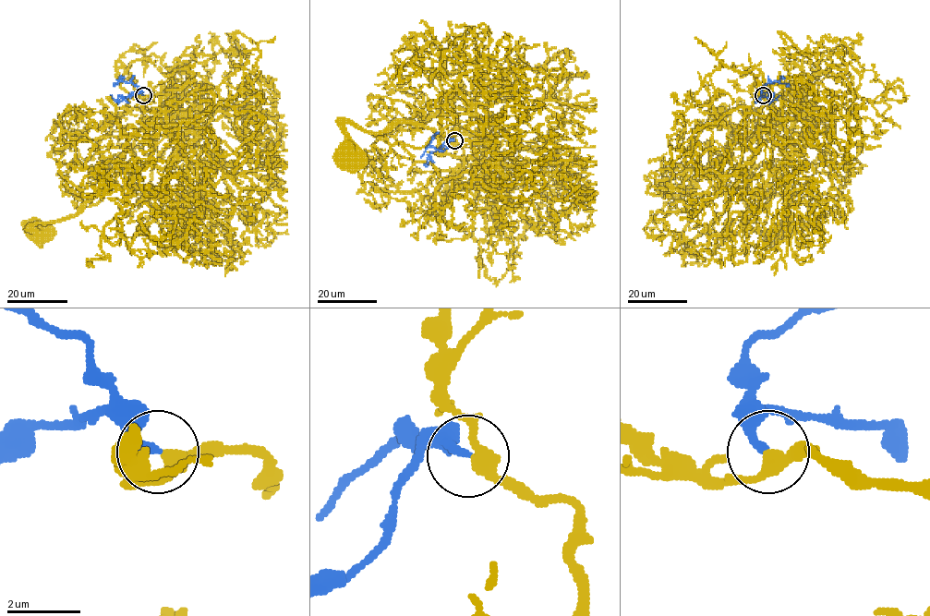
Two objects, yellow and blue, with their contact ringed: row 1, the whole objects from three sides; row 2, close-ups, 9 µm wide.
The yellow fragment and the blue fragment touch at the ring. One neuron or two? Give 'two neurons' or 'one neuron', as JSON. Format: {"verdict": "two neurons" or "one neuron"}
{"verdict": "one neuron"}

